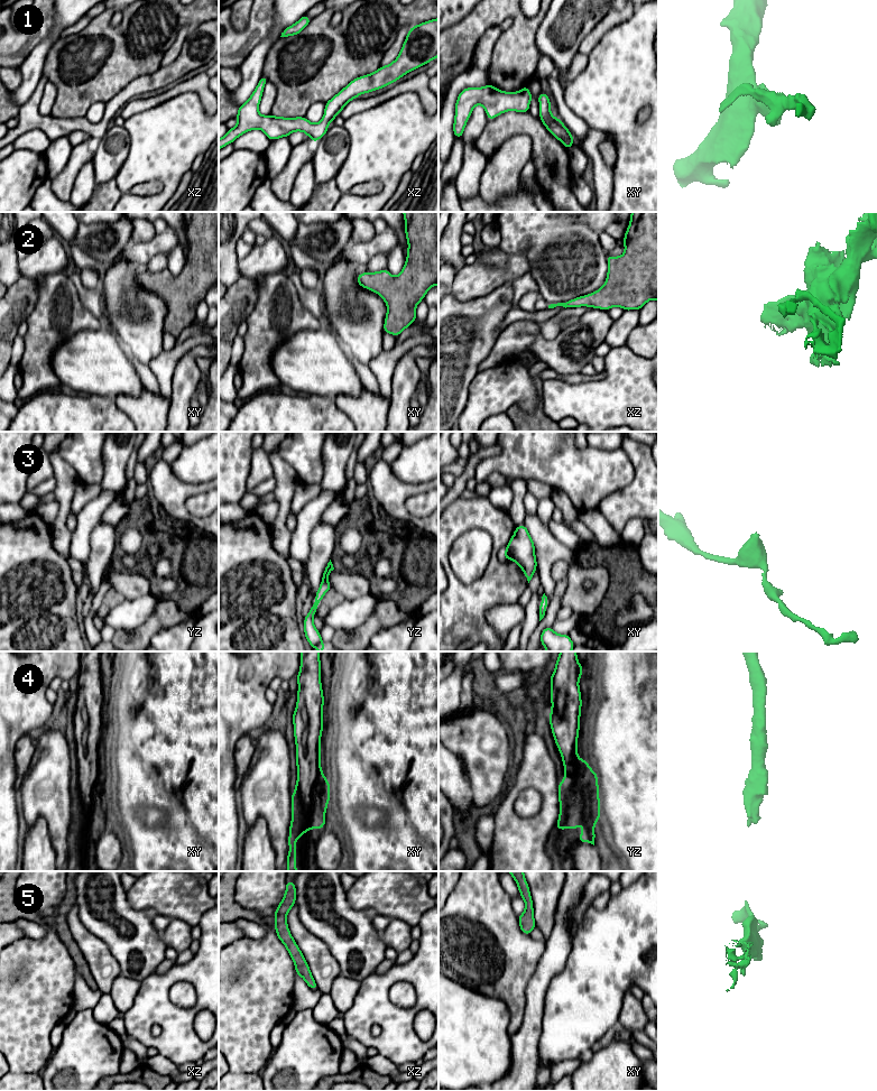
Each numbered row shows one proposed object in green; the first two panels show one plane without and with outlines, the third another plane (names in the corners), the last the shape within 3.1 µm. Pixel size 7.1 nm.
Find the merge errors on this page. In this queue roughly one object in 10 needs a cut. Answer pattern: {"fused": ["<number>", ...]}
{"fused": []}

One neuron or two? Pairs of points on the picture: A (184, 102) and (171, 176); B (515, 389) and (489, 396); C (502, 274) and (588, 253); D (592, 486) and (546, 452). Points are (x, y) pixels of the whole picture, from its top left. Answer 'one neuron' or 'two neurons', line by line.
A: one neuron
B: one neuron
C: two neurons
D: one neuron

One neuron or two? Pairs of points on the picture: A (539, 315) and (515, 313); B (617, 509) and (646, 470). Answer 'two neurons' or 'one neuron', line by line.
A: one neuron
B: one neuron

